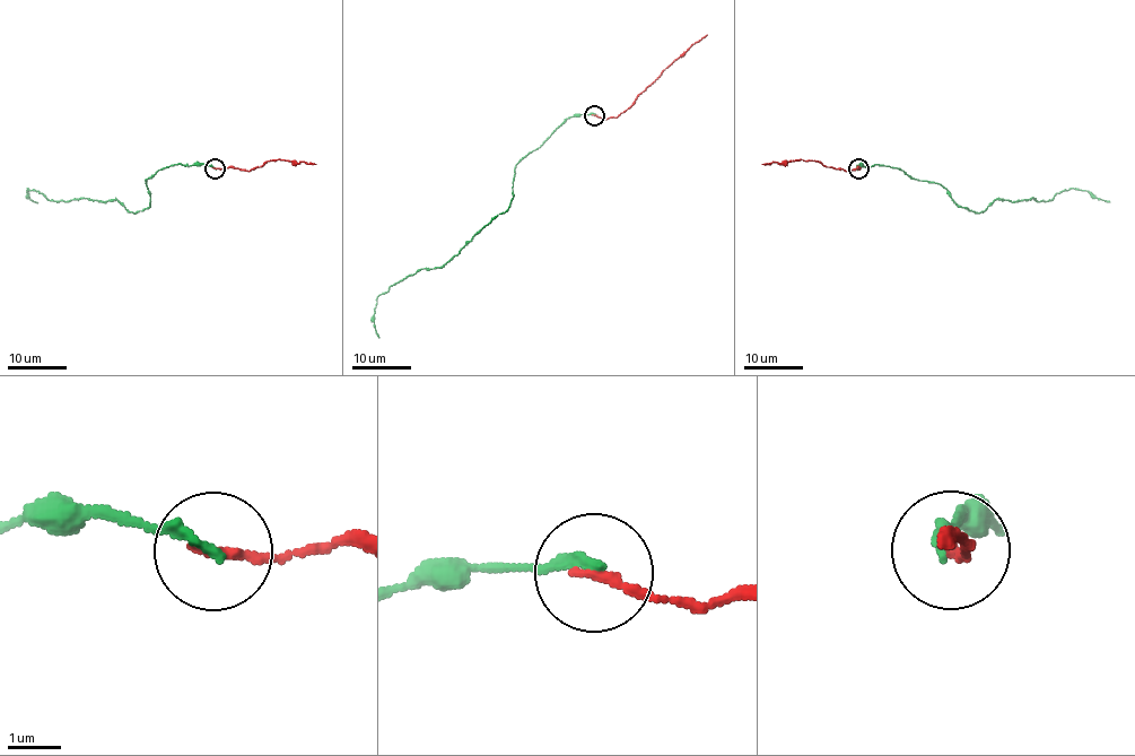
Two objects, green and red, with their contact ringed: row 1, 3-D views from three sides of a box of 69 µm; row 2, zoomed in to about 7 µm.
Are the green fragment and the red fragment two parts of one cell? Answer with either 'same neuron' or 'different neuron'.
same neuron

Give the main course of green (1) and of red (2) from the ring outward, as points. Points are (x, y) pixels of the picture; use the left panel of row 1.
1: (215, 167), (157, 170), (145, 179), (150, 203), (136, 213), (119, 200), (52, 201), (28, 188), (37, 202)
2: (216, 167), (250, 171), (279, 159), (316, 164)

